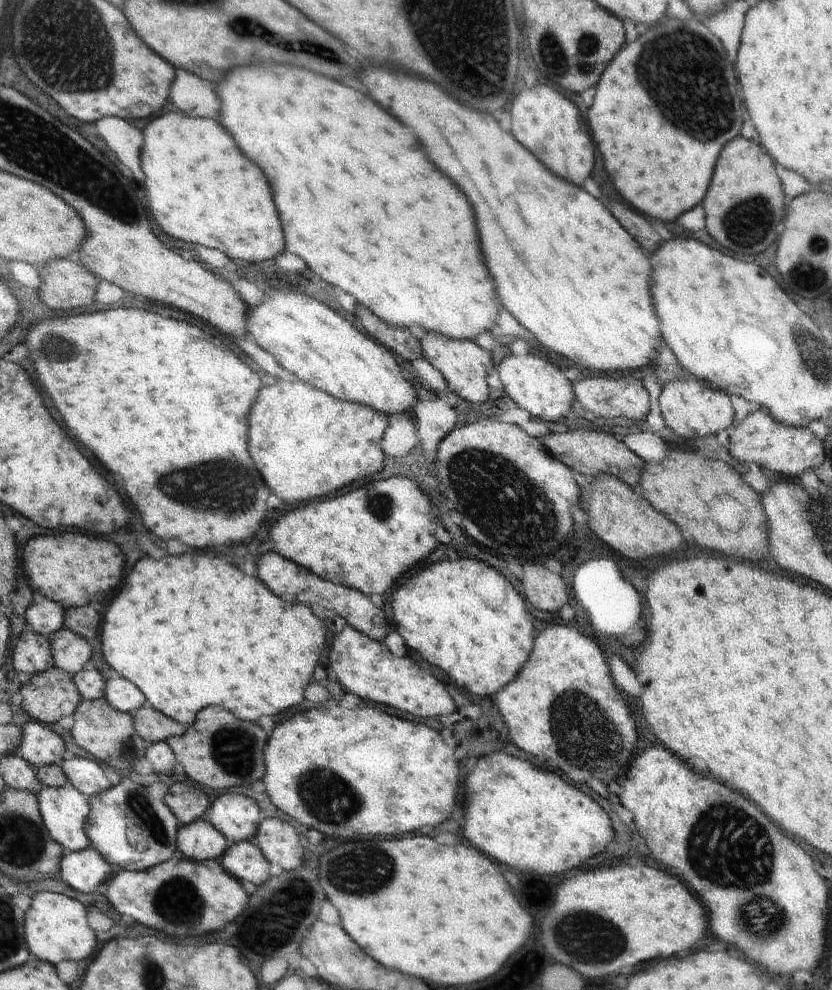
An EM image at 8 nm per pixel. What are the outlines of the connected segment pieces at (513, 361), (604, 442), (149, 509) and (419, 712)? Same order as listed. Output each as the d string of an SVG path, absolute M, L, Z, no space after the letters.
M530 350L524 354L508 354L504 360L497 365L499 378L503 384L506 394L520 408L528 410L532 416L537 416L545 421L562 421L562 418L570 410L575 399L571 382L564 373L559 370L548 356L535 354L535 350Z
M568 430L564 433L550 433L539 438L549 453L559 459L571 470L586 474L589 479L595 479L600 474L611 474L627 485L637 488L643 470L648 466L645 460L636 456L622 441L617 440L613 431L598 430Z
M114 308L114 310L82 312L82 314L54 316L48 320L40 320L32 328L28 328L24 342L30 352L32 364L36 366L36 376L40 376L40 386L52 398L66 426L70 428L74 438L80 444L84 444L112 474L120 474L132 502L142 514L144 526L150 532L154 532L158 538L164 540L176 538L178 542L192 546L196 550L210 546L230 546L230 544L234 546L238 542L252 540L252 536L260 530L260 522L266 514L266 484L260 482L260 472L248 456L249 414L258 398L260 388L265 383L261 374L253 372L248 365L244 366L244 362L236 354L232 354L224 344L220 344L218 338L206 336L202 330L186 322L164 318L160 314L138 308Z
M347 624L340 633L334 636L328 662L332 672L344 686L344 690L358 694L364 700L374 700L378 704L392 704L394 708L404 712L404 694L406 694L406 712L418 718L448 716L456 710L454 700L446 692L444 684L436 680L436 676L420 668L410 658L406 660L394 654L387 642L375 641Z

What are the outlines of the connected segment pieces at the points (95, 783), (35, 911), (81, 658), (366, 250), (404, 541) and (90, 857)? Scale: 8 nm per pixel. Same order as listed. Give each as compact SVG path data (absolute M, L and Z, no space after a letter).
M75 757L63 760L60 765L62 772L67 776L68 784L76 787L76 790L88 798L92 794L106 792L112 786L106 777L104 766L99 761Z
M36 892L32 900L24 918L28 950L32 956L53 965L62 960L73 960L75 964L88 960L96 950L96 934L88 926L86 908L78 900L56 892Z
M60 628L50 634L52 654L55 658L55 666L68 671L74 676L80 670L90 664L92 646L88 641L71 630Z
M280 64L236 66L218 82L218 96L220 96L220 124L234 138L236 146L244 152L244 156L248 156L248 160L260 166L264 176L268 178L268 184L272 188L272 198L284 226L286 250L292 254L298 254L312 272L316 272L322 280L342 288L344 292L350 292L360 304L364 304L366 308L370 308L372 312L376 312L382 320L390 324L396 322L396 324L408 326L410 322L416 322L420 326L426 326L430 332L440 332L454 340L473 341L478 334L490 332L490 328L496 325L498 316L496 310L502 304L496 298L492 278L488 274L484 256L480 252L472 208L468 212L468 202L464 194L460 194L456 186L452 188L452 182L448 182L448 178L444 178L444 174L440 174L432 166L432 162L428 162L426 154L422 152L420 142L416 142L416 136L410 134L406 126L400 126L396 118L392 118L388 112L384 112L380 106L376 106L368 96L360 94L358 90L348 88L344 83L330 80L326 76L314 74L304 68L294 68L294 66L280 66Z
M402 476L376 480L368 486L360 486L330 500L314 500L310 504L294 508L290 516L292 526L288 526L288 522L279 524L270 534L274 541L273 550L326 581L344 584L369 597L370 594L382 594L390 586L394 586L398 576L432 554L438 544L434 538L434 526L430 526L430 500L422 493L415 480Z
M92 847L78 852L67 852L60 858L61 879L80 892L96 892L102 884L107 884L115 871L103 855Z

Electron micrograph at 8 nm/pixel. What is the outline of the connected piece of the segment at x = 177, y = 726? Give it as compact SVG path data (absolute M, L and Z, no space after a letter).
M147 702L132 714L140 738L152 744L165 741L166 738L178 737L185 734L187 729L183 724L152 708Z

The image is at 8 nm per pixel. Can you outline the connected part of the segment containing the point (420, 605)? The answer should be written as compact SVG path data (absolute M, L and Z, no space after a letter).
M460 558L456 562L438 562L426 568L420 568L394 592L394 622L396 632L404 638L404 644L422 654L424 660L442 668L460 688L470 690L472 694L492 696L504 688L518 670L524 666L528 654L532 652L534 626L526 618L526 604L520 594L512 588L502 574L480 560Z

